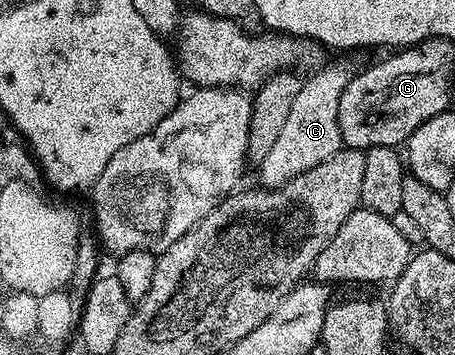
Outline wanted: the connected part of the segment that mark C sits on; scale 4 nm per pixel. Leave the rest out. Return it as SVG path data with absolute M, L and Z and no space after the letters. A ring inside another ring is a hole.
M324 65L316 72L310 73L313 75L302 81L281 135L275 139L271 152L267 152L267 156L263 156L263 160L259 163L262 187L276 188L287 184L295 176L315 168L315 164L323 164L331 160L335 152L342 150L343 143L339 132L339 98L347 88L351 70L345 66L329 65Z

